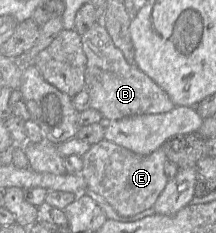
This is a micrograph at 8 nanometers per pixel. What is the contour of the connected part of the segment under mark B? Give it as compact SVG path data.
M98 20L84 35L81 35L86 55L85 89L90 96L90 107L99 111L108 120L142 114L166 113L175 104L168 94L135 64L126 61L123 53L114 45L112 38Z

